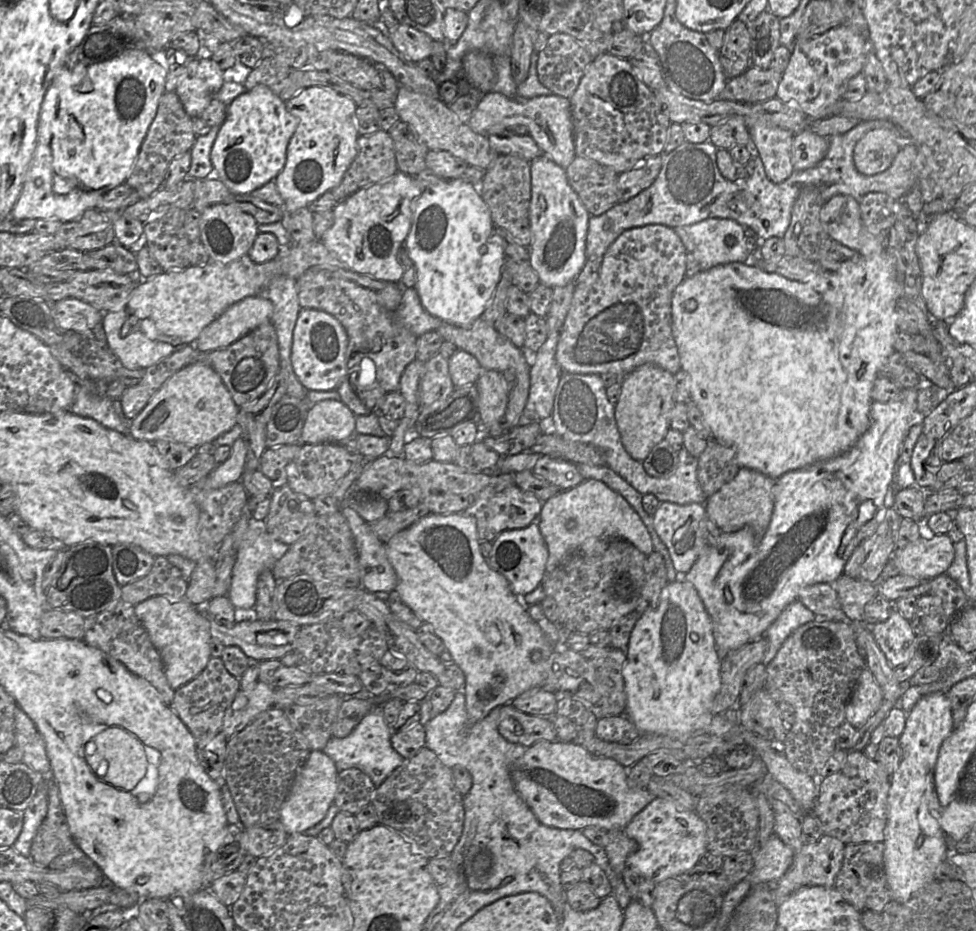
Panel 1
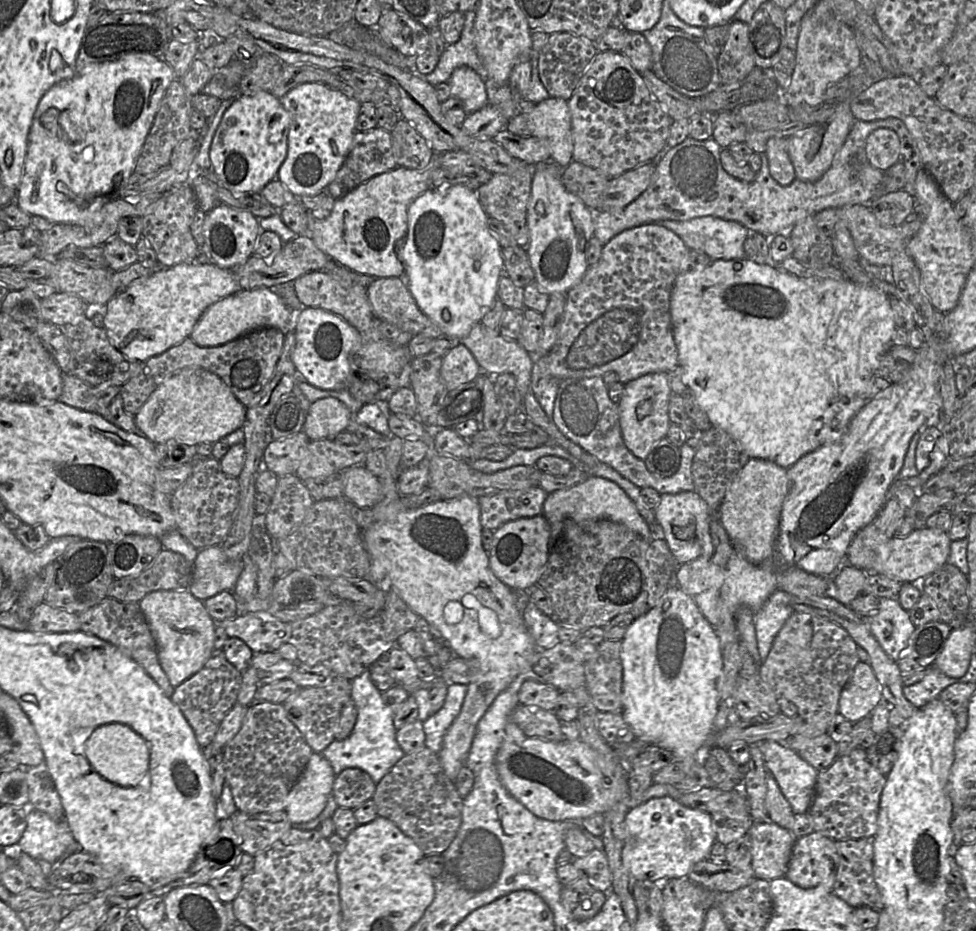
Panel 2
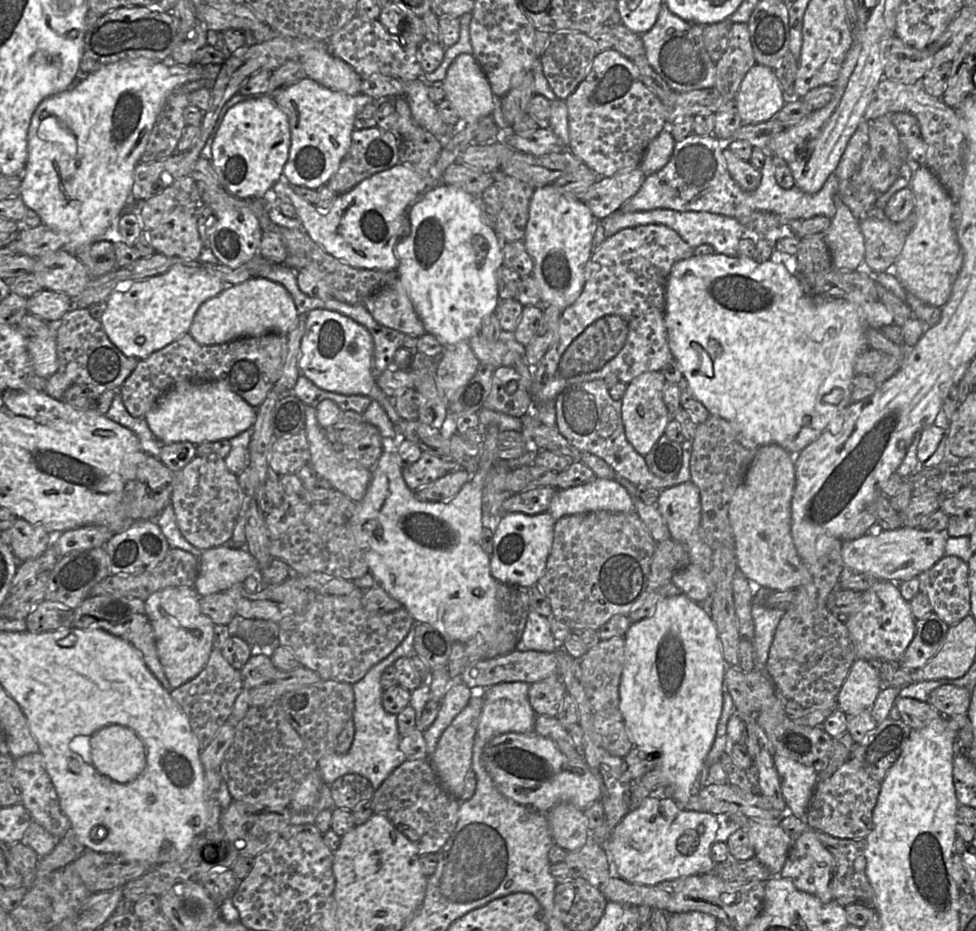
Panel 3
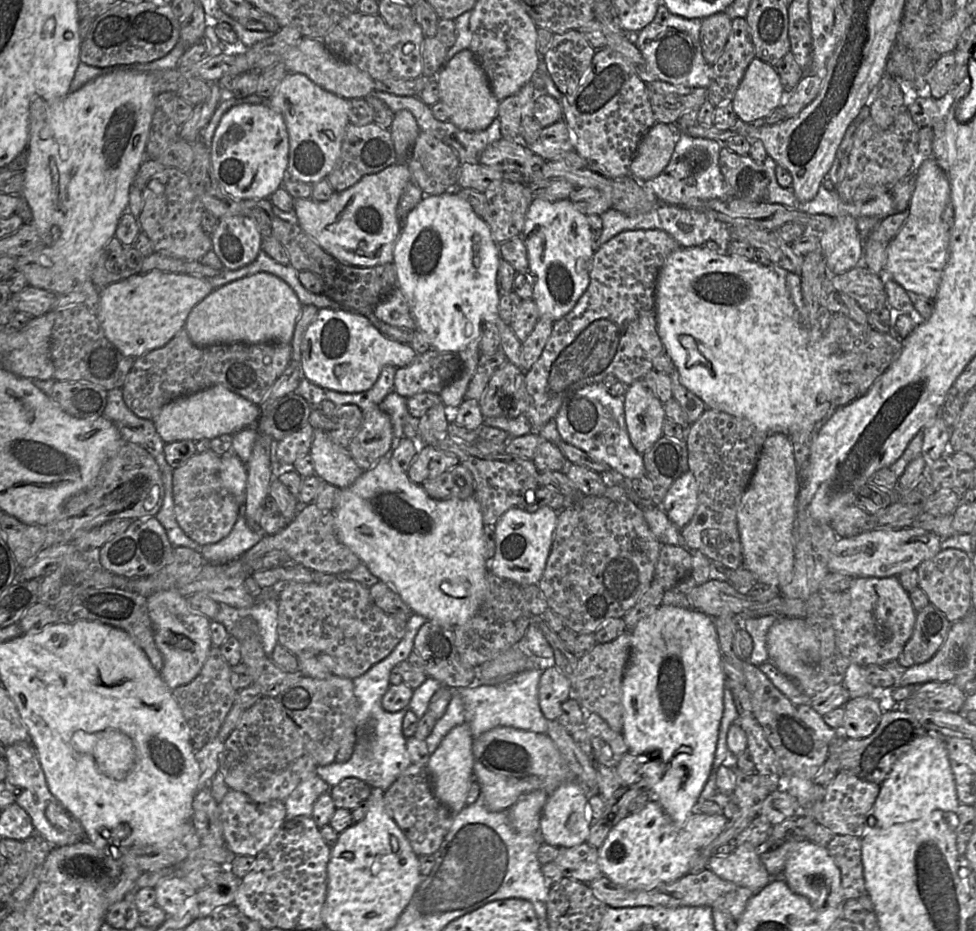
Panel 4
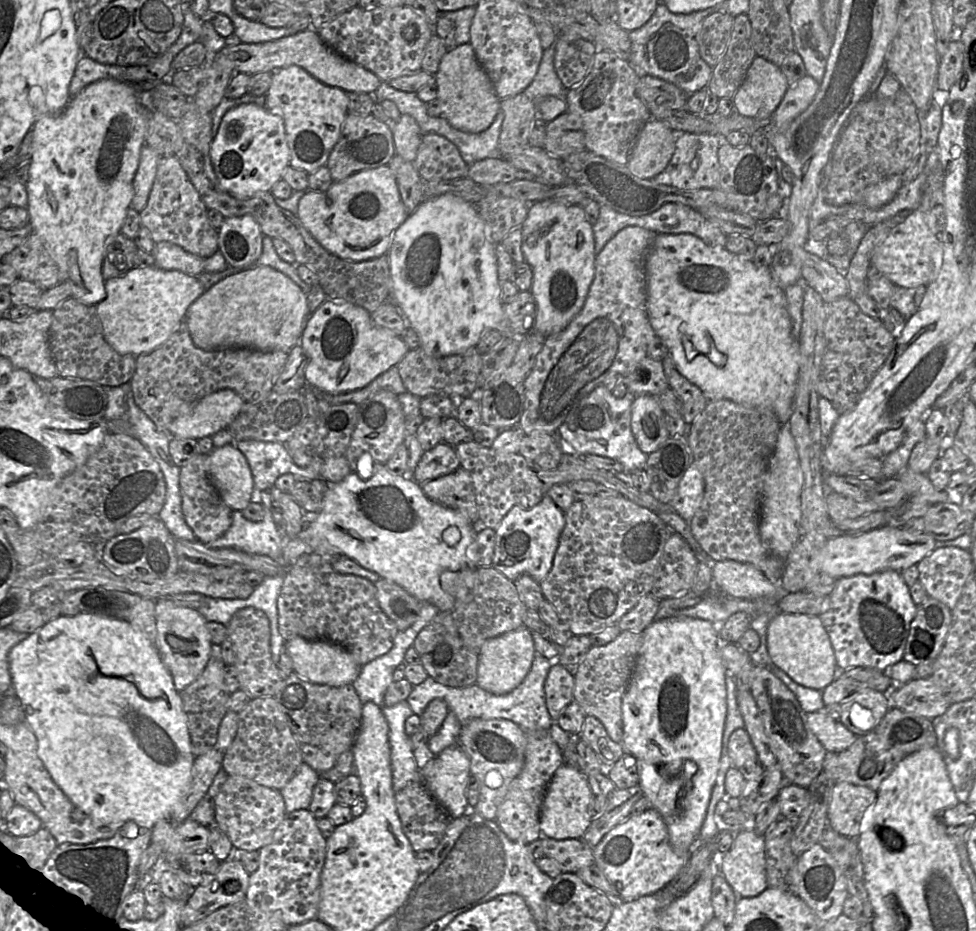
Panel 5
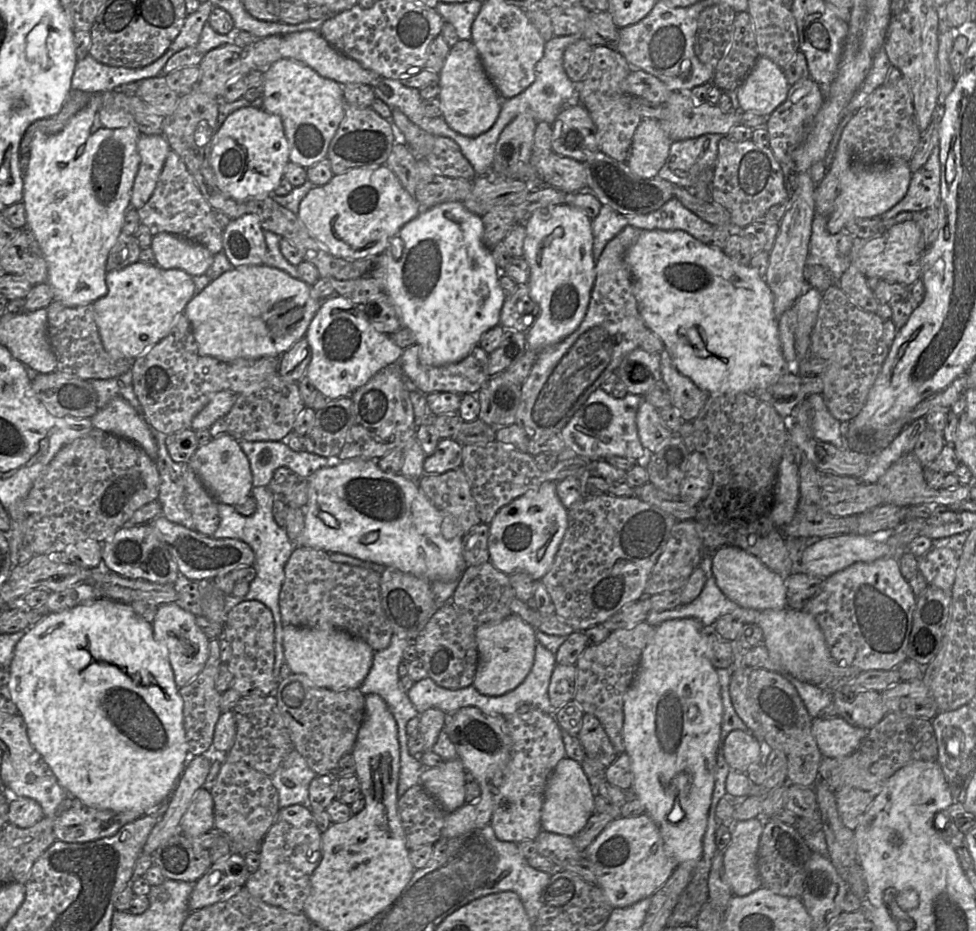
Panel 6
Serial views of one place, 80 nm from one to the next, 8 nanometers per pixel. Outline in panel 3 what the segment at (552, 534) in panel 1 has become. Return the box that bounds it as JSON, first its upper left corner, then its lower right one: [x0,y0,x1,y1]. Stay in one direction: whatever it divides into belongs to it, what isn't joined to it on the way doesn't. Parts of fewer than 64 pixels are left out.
[548,478,633,521]

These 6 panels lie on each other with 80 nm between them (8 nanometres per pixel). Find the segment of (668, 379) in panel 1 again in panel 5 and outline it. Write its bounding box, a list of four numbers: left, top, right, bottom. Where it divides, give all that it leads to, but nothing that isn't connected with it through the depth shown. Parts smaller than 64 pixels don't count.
[631,394,670,455]

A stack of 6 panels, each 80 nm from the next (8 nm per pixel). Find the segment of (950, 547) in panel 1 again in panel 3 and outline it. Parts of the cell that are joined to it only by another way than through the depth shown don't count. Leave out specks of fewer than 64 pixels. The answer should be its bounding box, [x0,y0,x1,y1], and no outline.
[841,526,946,584]

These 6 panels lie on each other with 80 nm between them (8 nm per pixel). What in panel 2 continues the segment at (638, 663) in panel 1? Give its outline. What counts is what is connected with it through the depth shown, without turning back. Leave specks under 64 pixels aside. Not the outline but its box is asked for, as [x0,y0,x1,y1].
[622,587,723,765]

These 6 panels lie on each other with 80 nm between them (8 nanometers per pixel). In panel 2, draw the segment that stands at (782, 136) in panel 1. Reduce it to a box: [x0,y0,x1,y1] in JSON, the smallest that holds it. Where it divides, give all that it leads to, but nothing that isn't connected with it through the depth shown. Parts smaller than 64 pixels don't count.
[764,138,796,186]

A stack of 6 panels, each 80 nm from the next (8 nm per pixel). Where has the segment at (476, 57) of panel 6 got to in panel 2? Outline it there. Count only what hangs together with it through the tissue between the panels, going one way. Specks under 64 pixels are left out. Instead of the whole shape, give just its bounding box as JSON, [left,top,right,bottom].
[448,66,488,115]

